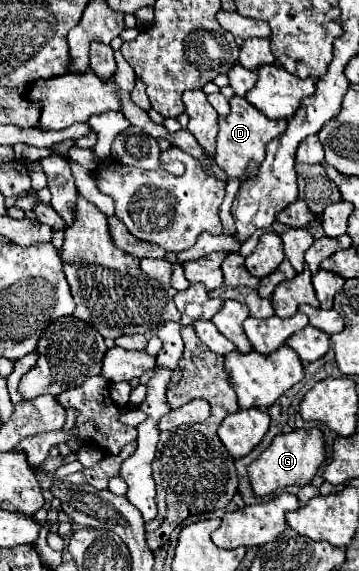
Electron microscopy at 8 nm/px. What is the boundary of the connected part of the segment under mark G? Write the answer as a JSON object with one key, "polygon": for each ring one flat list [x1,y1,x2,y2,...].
{"polygon":[[318,427,310,429,294,429,292,433,280,433,270,447,248,465,250,485,256,497,264,497,274,493,276,489,288,485,308,485,312,477,318,473,318,467,324,461,324,437]]}

